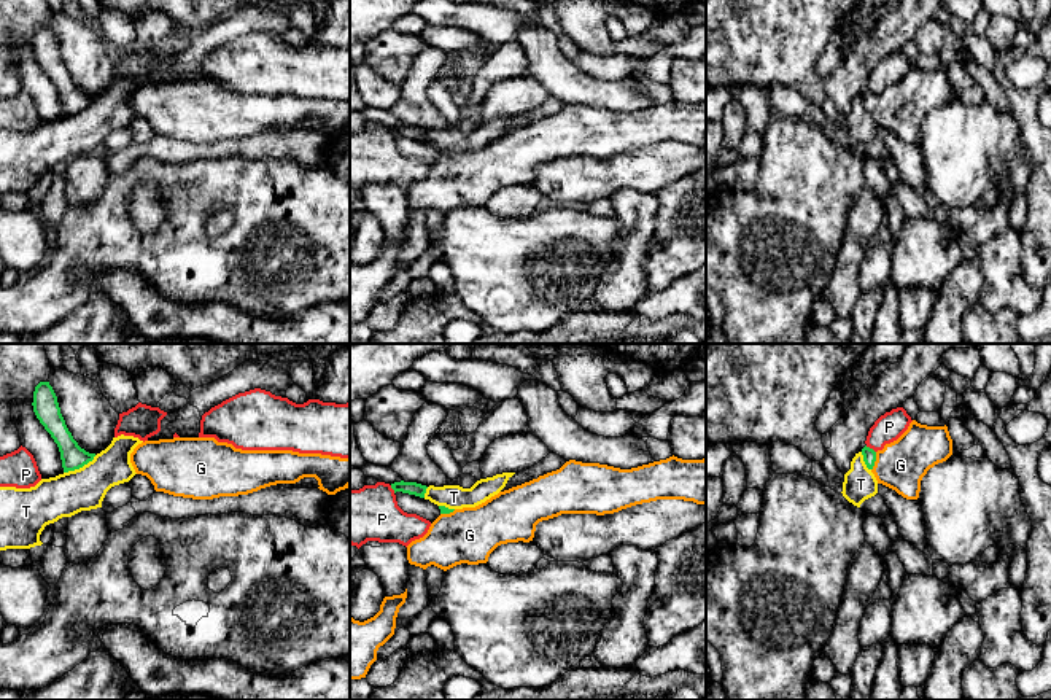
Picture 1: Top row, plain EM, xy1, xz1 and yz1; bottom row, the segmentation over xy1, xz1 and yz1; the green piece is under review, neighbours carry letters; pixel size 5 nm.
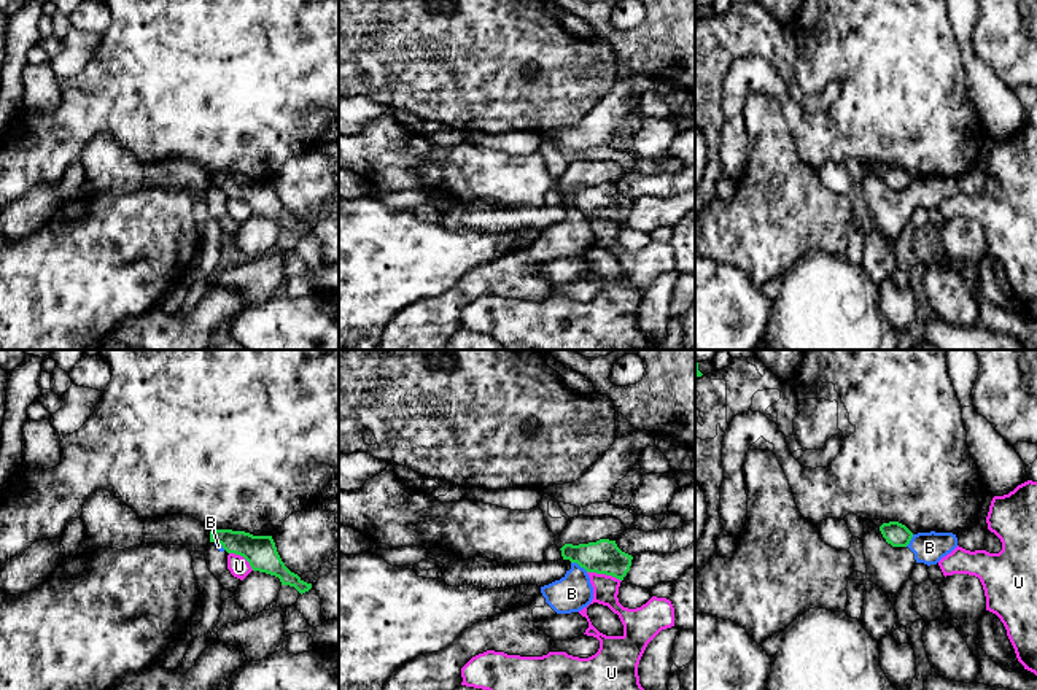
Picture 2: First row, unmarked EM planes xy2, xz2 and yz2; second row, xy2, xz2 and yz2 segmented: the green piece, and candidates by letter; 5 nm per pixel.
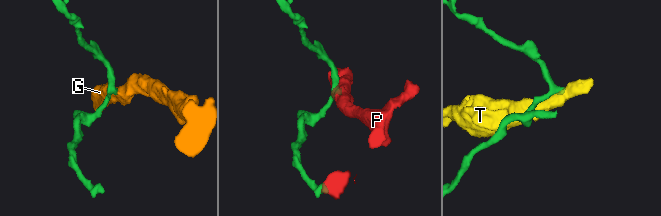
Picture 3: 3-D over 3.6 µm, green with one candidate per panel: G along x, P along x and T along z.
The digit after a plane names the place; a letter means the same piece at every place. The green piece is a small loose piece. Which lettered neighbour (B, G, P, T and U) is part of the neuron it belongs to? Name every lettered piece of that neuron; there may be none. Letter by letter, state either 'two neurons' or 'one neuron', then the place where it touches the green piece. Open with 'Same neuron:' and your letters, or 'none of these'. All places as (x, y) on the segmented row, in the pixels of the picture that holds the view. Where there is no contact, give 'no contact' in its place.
Same neuron: G
B: two neurons; meets green in xz2 at (579, 565)
G: one neuron; meets green in yz1 at (875, 460)
P: two neurons; meets green in yz1 at (868, 447)
T: two neurons; meets green in xy1 at (80, 466)
U: two neurons; meets green in xz2 at (605, 573)

